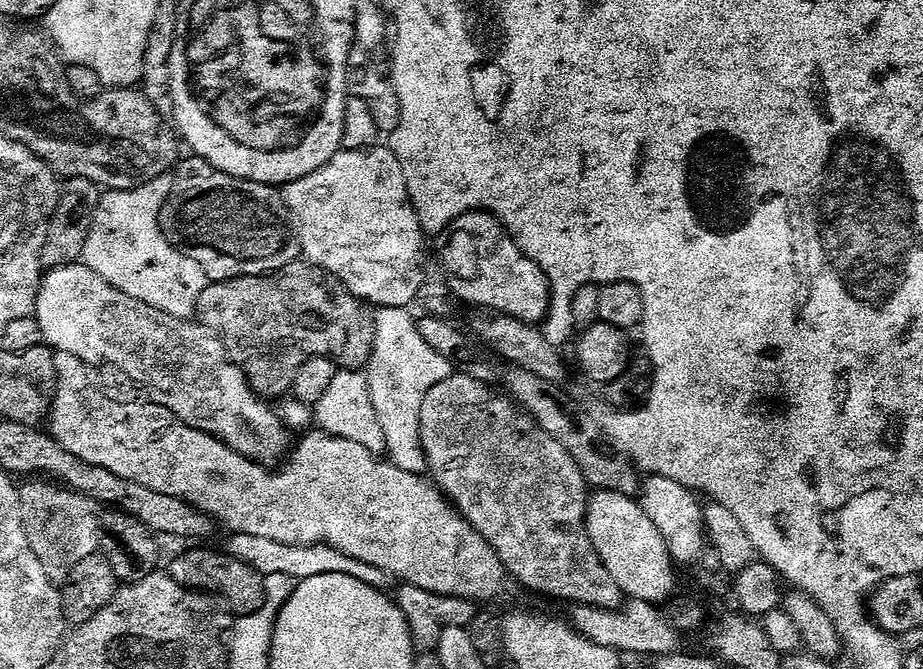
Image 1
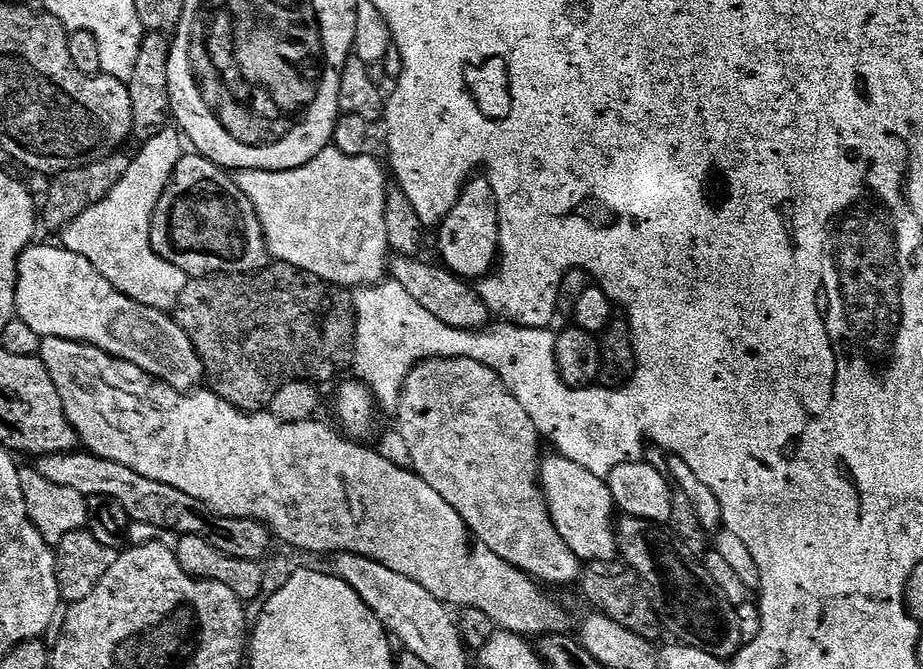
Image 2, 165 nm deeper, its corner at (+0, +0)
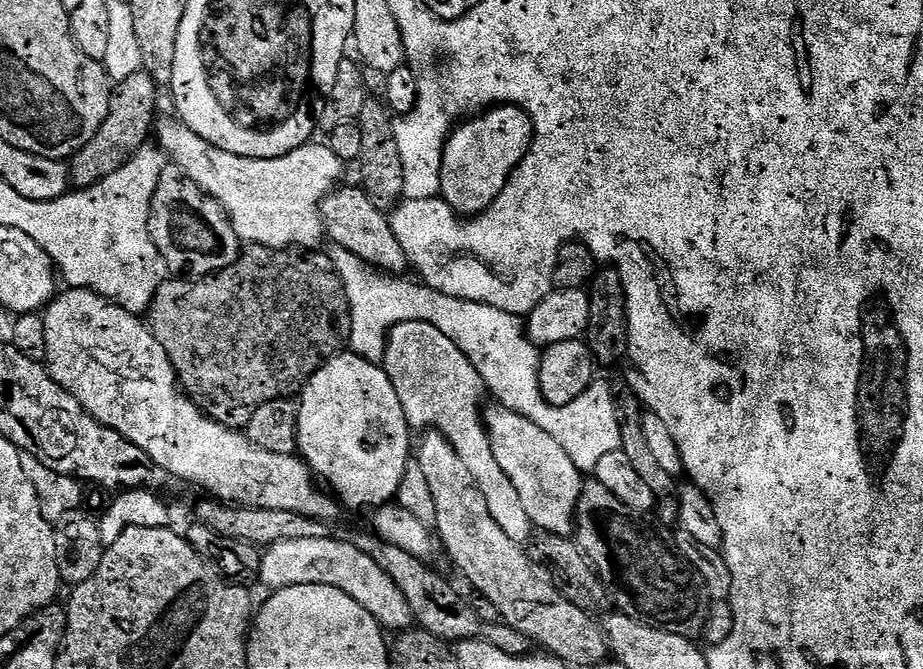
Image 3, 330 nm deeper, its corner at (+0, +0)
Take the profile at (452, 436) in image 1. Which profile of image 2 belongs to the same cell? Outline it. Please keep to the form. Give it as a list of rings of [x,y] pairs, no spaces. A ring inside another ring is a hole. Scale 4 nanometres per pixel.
[[[470,358],[422,360],[408,369],[394,416],[400,419],[398,431],[410,449],[412,471],[438,490],[454,510],[458,510],[479,543],[490,546],[498,558],[510,562],[510,566],[522,570],[541,585],[575,585],[579,581],[582,562],[574,550],[562,542],[562,534],[558,534],[550,518],[548,504],[538,483],[538,457],[542,445],[540,431],[534,422],[530,422],[530,414],[522,410],[518,398],[506,390],[494,370]]]

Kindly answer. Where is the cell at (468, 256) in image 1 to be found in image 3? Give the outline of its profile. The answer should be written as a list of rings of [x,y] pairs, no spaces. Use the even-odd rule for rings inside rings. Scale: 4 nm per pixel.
[[[515,104],[493,106],[465,119],[449,135],[448,143],[444,146],[442,170],[440,171],[440,196],[442,199],[458,215],[465,218],[479,216],[481,212],[485,212],[488,207],[499,200],[502,190],[508,185],[508,179],[512,177],[514,170],[522,162],[522,158],[526,158],[532,145],[532,133],[531,118]]]

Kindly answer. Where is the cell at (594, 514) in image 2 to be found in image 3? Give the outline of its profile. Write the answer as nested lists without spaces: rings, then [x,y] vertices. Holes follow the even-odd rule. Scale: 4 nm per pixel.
[[[503,406],[489,407],[483,413],[484,424],[488,427],[488,437],[492,440],[494,458],[506,473],[506,478],[514,482],[518,498],[530,514],[533,525],[541,533],[571,537],[576,523],[576,507],[582,487],[582,473],[570,462],[570,454],[546,434],[546,430],[534,426],[530,418]]]

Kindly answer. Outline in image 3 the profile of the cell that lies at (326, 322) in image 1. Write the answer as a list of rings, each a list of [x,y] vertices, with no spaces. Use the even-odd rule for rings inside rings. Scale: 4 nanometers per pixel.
[[[248,244],[233,264],[217,272],[211,272],[209,276],[165,280],[163,286],[156,291],[156,297],[152,299],[152,306],[146,313],[146,320],[158,338],[158,342],[162,342],[168,355],[168,361],[174,366],[183,391],[204,409],[204,413],[209,418],[225,424],[227,428],[237,430],[248,425],[250,418],[254,418],[258,406],[266,406],[266,402],[274,402],[281,398],[292,398],[303,392],[304,387],[308,384],[308,379],[325,362],[345,351],[352,325],[350,302],[346,298],[344,279],[341,278],[340,271],[334,266],[332,259],[328,257],[327,251],[293,247],[267,248],[261,244]]]

